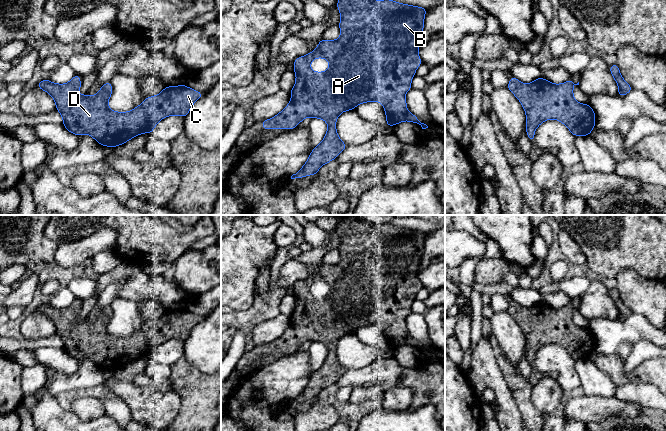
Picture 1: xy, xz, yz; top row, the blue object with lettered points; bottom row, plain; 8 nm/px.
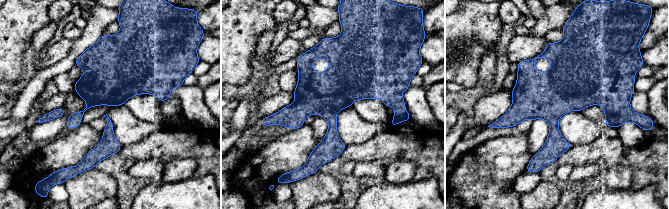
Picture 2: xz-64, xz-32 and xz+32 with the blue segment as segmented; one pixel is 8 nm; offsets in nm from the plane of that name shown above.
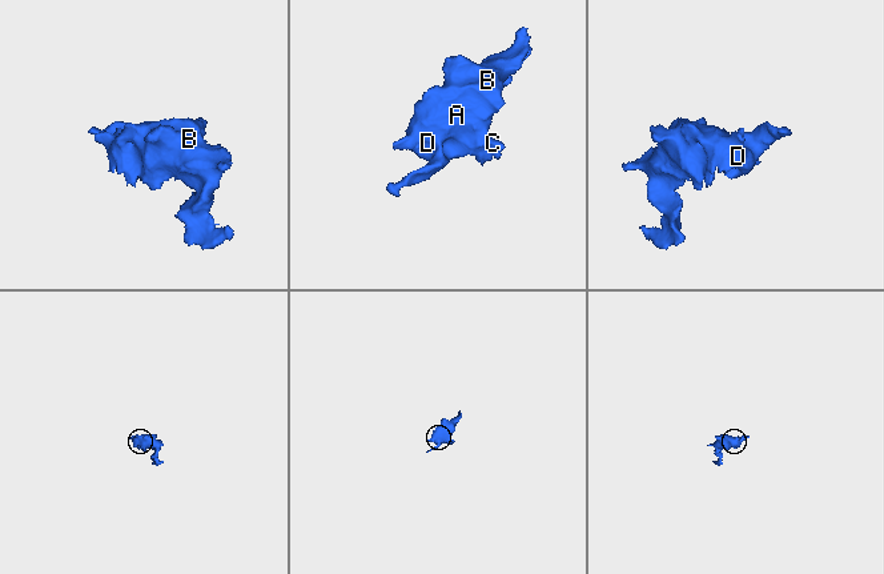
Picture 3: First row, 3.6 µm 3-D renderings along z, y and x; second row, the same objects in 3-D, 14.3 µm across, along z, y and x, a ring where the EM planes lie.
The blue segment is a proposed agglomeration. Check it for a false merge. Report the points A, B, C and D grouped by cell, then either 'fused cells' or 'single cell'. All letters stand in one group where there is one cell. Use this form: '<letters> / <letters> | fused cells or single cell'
A B C D | single cell

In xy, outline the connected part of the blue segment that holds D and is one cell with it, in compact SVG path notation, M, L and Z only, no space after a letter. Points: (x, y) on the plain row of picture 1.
M76 298L66 308L56 308L46 303L38 307L38 312L48 316L56 327L56 333L63 341L63 349L66 353L79 360L88 358L99 368L108 371L116 371L129 365L133 361L142 357L150 358L156 348L167 340L186 341L191 330L204 317L197 316L187 310L169 310L163 315L152 321L147 321L138 331L129 336L116 336L108 331L108 325L112 318L113 311L110 306L103 308L98 317L92 321L87 318L79 320L81 311L79 298Z

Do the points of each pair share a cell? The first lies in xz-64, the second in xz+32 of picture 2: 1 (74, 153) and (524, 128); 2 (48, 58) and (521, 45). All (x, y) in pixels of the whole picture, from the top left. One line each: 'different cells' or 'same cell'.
1: different cells
2: same cell

